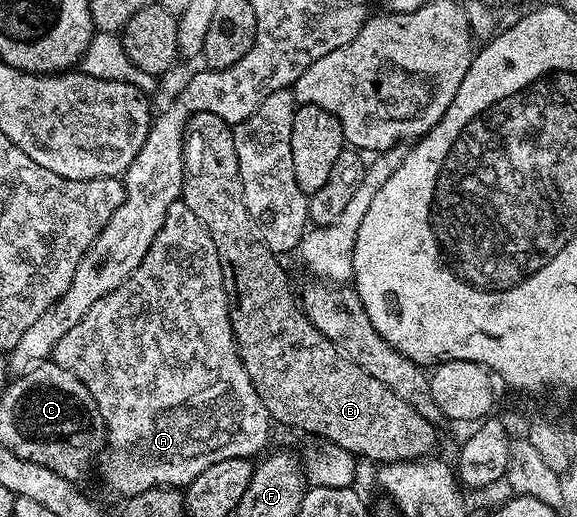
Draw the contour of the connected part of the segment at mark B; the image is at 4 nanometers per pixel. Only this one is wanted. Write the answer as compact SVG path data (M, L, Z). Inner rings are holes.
M212 110L191 114L186 125L186 135L182 141L182 197L180 201L188 208L192 208L192 212L196 212L196 216L200 216L204 228L208 228L208 236L212 236L212 244L216 244L216 252L220 256L220 268L224 276L224 288L230 305L230 323L234 329L234 342L238 345L238 355L244 364L244 372L248 372L260 400L264 400L264 408L268 408L271 419L277 425L279 422L282 426L295 426L296 429L303 430L306 434L315 434L315 439L332 442L340 448L344 448L349 454L355 455L359 459L367 458L370 462L376 462L375 464L412 461L416 458L427 457L433 451L430 449L434 446L435 423L420 416L420 412L416 412L416 408L412 408L412 404L404 404L404 400L400 400L400 396L396 396L396 392L392 392L392 388L388 388L388 384L380 384L380 380L376 380L376 376L368 376L368 372L364 372L364 368L360 368L360 364L348 360L348 356L344 356L340 352L340 348L336 348L336 344L332 344L332 340L328 340L328 336L324 336L310 323L299 299L297 297L294 299L294 294L290 291L290 278L286 275L285 268L278 263L281 262L279 255L273 254L268 248L268 244L264 244L264 240L260 240L260 232L248 212L248 204L244 204L244 184L240 180L240 164L236 160L234 132L231 123L229 121L226 123L222 118L225 117L221 113Z

